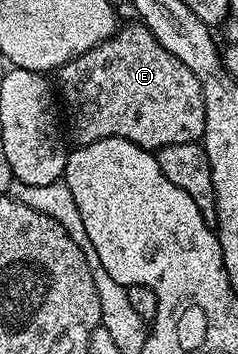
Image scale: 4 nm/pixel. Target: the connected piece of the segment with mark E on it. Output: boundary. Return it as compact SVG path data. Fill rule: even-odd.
M133 22L117 27L109 40L86 50L58 70L58 100L66 128L72 131L77 145L98 142L102 138L126 138L138 146L155 150L162 146L174 146L182 142L197 143L204 134L204 99L198 78L150 30L145 24Z

